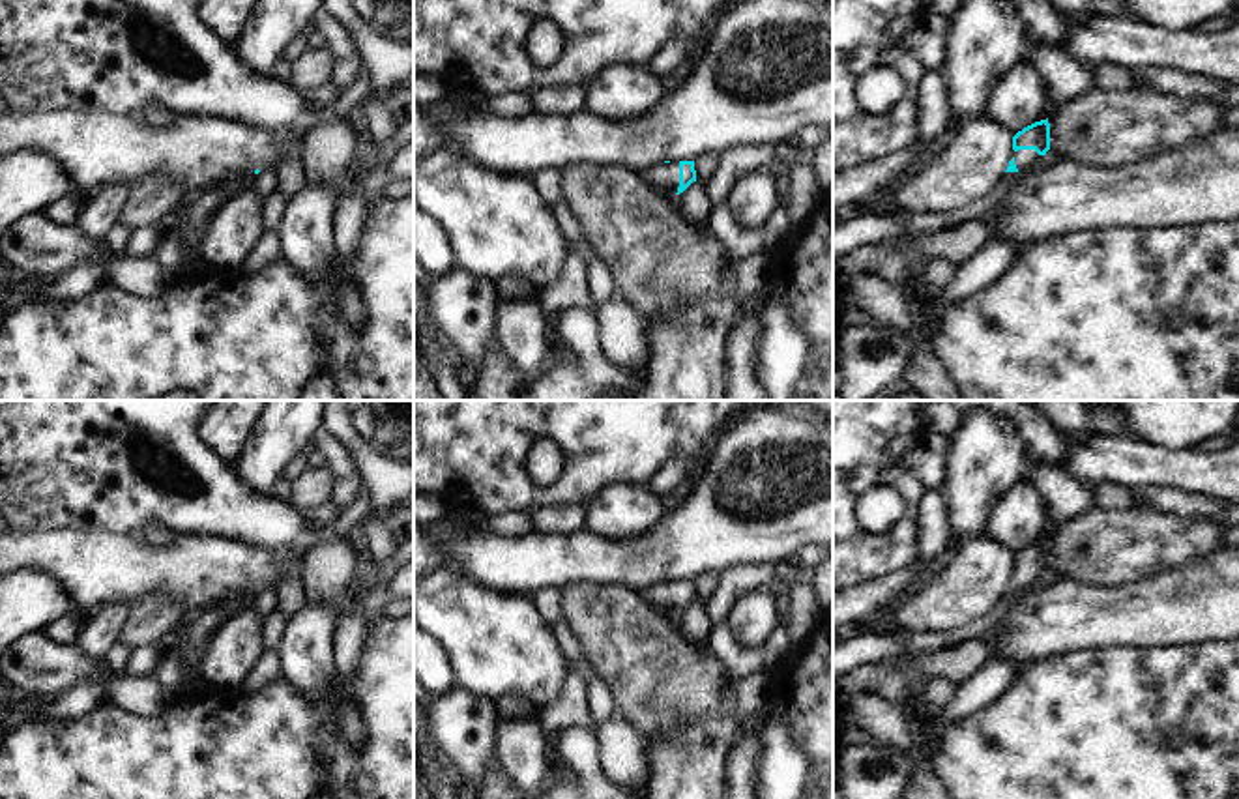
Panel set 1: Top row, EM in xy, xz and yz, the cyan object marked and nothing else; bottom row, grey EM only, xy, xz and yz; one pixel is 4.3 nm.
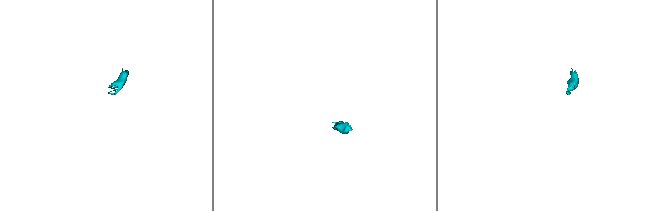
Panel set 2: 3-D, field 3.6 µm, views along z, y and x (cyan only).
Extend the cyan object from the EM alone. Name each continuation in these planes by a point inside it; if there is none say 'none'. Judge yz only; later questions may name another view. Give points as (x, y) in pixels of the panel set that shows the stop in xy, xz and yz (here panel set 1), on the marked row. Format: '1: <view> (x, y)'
1: yz (1022, 158)

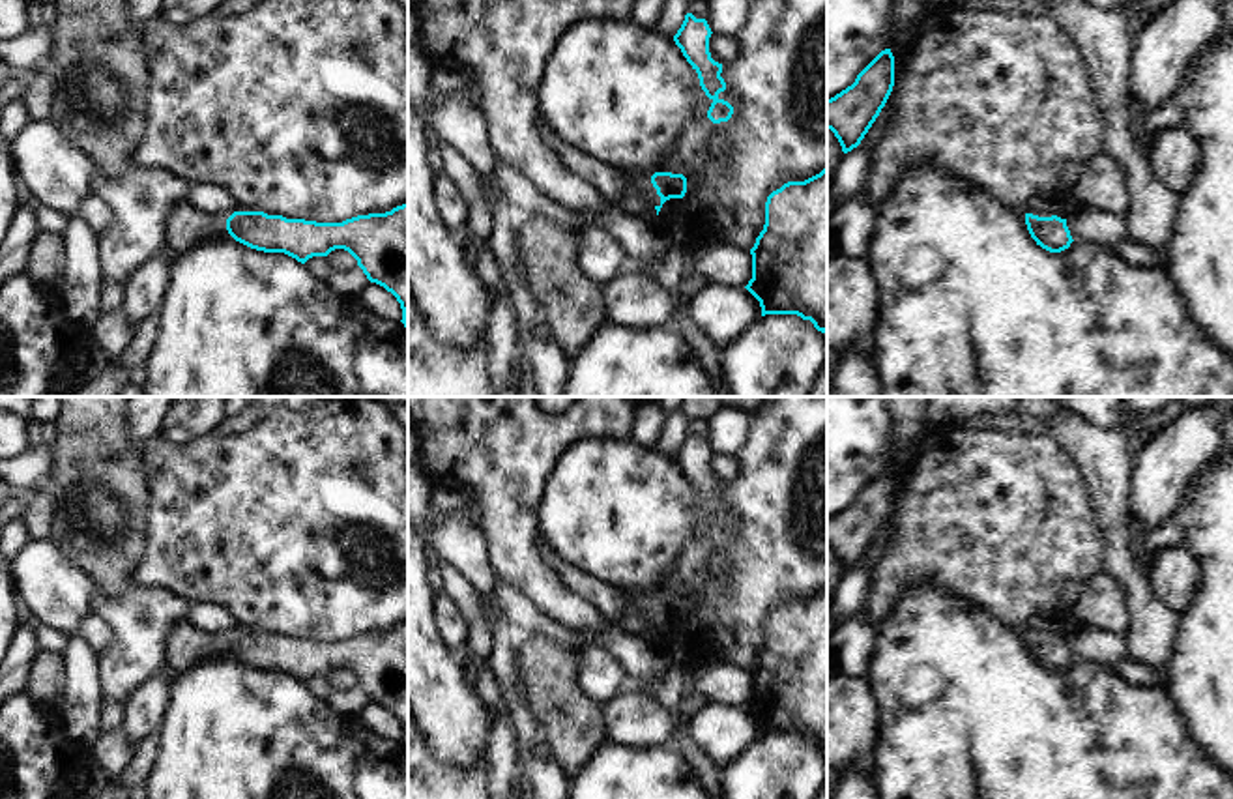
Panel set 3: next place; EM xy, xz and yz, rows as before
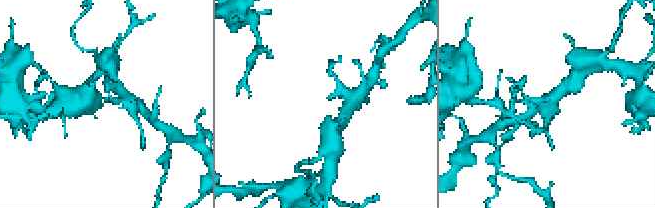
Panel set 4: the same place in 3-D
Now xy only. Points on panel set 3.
none

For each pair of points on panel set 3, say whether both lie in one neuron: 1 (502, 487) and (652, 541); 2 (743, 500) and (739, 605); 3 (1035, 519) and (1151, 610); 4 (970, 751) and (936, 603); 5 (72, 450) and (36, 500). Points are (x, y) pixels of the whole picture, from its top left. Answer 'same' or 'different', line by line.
1: different
2: same
3: different
4: same
5: different

